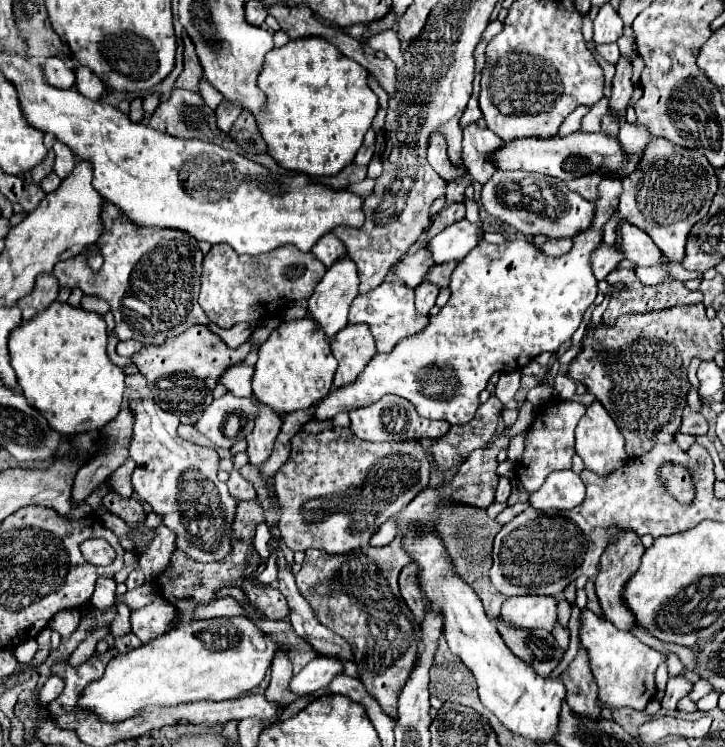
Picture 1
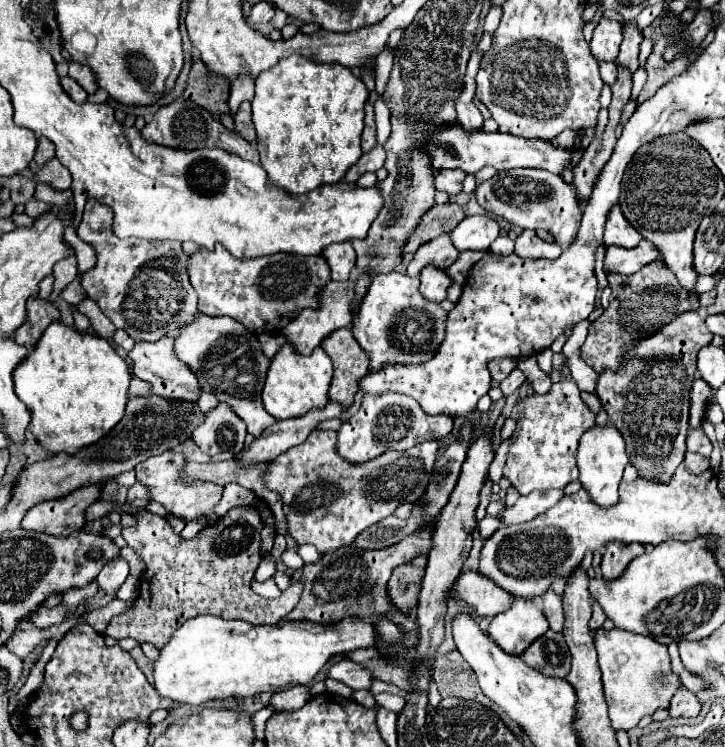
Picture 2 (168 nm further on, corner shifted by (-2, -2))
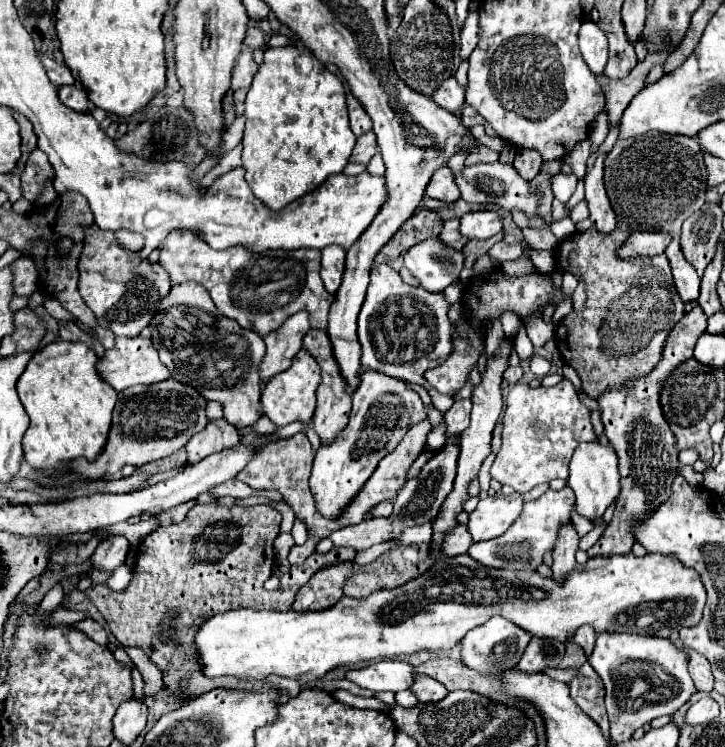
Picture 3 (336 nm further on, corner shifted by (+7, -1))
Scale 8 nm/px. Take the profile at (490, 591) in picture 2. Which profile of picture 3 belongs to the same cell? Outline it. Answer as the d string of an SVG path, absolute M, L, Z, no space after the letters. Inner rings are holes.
M632 552L630 554L614 554L614 556L608 556L608 558L590 558L586 564L578 564L574 568L574 572L570 574L570 580L566 580L562 586L558 586L554 582L554 578L542 578L538 572L534 574L514 574L512 570L494 570L494 568L486 568L486 566L480 566L478 562L474 562L468 554L462 554L462 556L438 556L434 566L418 576L414 582L408 582L406 586L398 586L394 590L376 590L374 594L370 594L370 598L362 598L362 600L356 600L356 598L340 598L338 604L334 604L332 608L328 610L320 610L320 612L294 612L294 610L288 610L288 612L254 612L254 610L230 610L230 612L224 612L224 614L214 614L212 618L208 618L206 622L202 622L202 626L196 630L196 646L198 646L198 662L202 666L202 674L206 678L218 678L218 676L234 676L238 680L260 680L264 682L270 674L276 674L276 676L286 676L286 678L294 678L298 682L316 682L318 678L322 678L328 670L336 668L336 666L348 666L348 664L356 664L360 660L370 660L370 658L378 658L378 656L396 656L396 654L412 654L412 652L420 652L420 650L448 650L452 648L456 642L460 642L466 632L470 632L472 628L484 624L486 620L490 620L492 616L500 614L504 618L508 618L510 622L518 624L520 628L528 630L530 634L534 636L542 636L542 638L554 638L554 640L560 640L560 642L566 642L570 636L574 636L574 632L582 626L582 624L592 624L594 630L600 634L600 632L634 632L634 634L642 634L642 636L658 636L658 638L670 638L672 632L678 632L680 628L692 628L696 626L700 620L702 620L702 610L706 606L706 588L702 586L700 582L700 576L694 568L686 568L676 556L666 556L666 554L646 554L646 556L634 556ZM530 588L538 588L544 592L544 598L542 600L534 600L532 594L530 594Z

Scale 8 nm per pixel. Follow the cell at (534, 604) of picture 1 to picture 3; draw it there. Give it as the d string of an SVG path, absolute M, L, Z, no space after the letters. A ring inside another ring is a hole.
M494 616L488 622L484 622L482 626L476 626L474 630L470 630L464 638L462 638L462 662L474 670L478 670L480 674L500 674L506 668L512 668L518 664L518 660L522 658L528 642L530 642L532 634L518 628L514 622L502 618L502 616Z

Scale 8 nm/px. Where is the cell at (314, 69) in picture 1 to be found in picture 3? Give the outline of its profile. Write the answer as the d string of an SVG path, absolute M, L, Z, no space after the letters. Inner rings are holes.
M304 46L266 48L264 62L260 64L252 86L246 96L246 128L244 128L244 152L242 166L246 168L246 180L268 208L282 210L292 200L312 192L328 176L338 174L348 164L356 136L348 124L346 90L336 74L328 72L324 64Z

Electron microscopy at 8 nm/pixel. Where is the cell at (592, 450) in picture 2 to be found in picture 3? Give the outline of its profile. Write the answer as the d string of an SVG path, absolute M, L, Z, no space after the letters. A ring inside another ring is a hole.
M582 442L570 460L568 486L576 494L576 512L588 520L602 518L606 508L616 500L620 492L620 474L618 474L618 456L610 444L600 442Z

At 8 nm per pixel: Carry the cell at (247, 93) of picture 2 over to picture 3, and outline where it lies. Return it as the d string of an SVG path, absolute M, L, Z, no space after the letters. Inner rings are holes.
M242 50L232 70L232 90L248 88L256 70L258 70L258 64L252 60L252 50Z

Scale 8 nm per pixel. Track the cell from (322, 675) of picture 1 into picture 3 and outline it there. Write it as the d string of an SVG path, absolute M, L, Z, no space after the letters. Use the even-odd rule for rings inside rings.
M400 660L378 662L378 664L368 666L368 668L346 672L346 680L358 684L360 688L372 690L372 692L406 690L406 688L410 688L412 678L414 678L414 668L406 662L400 662Z

